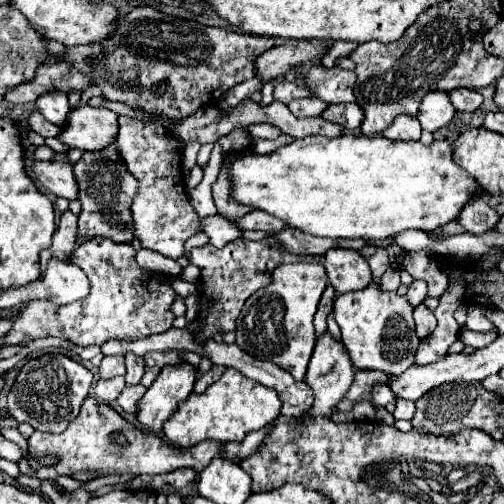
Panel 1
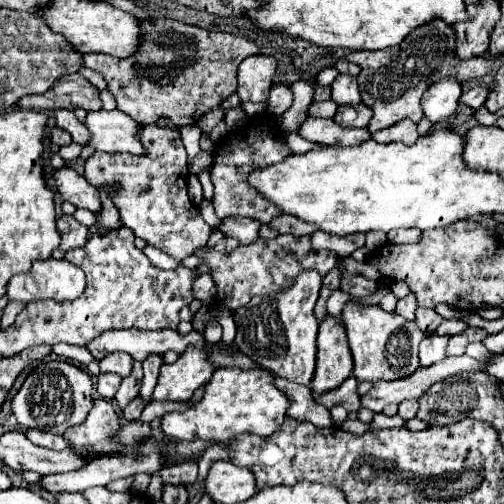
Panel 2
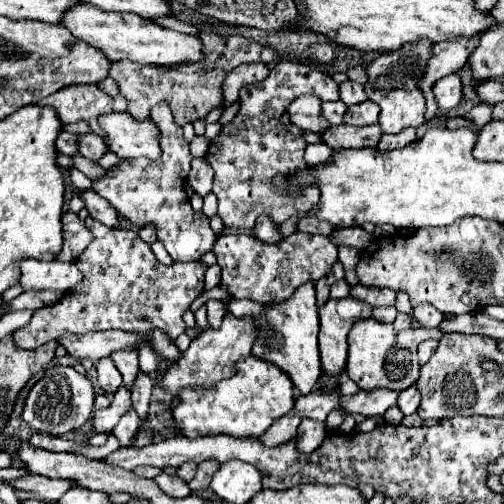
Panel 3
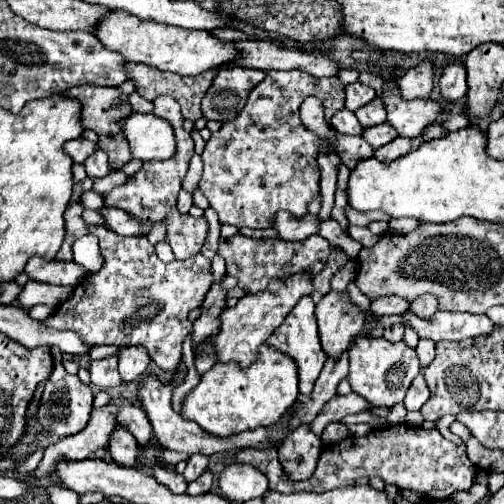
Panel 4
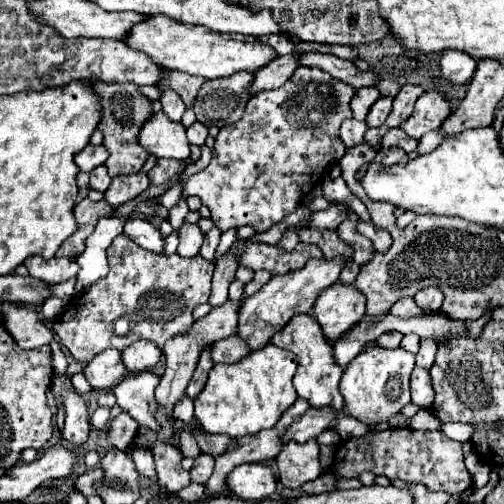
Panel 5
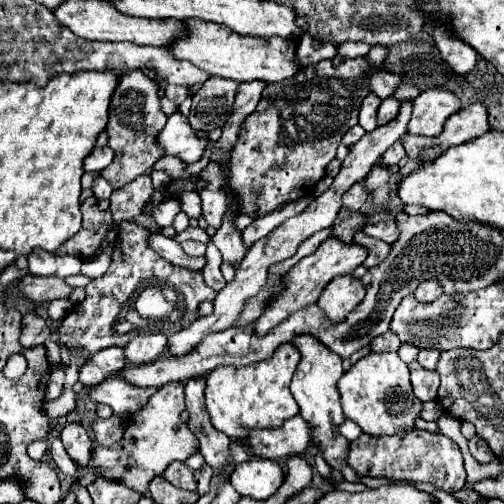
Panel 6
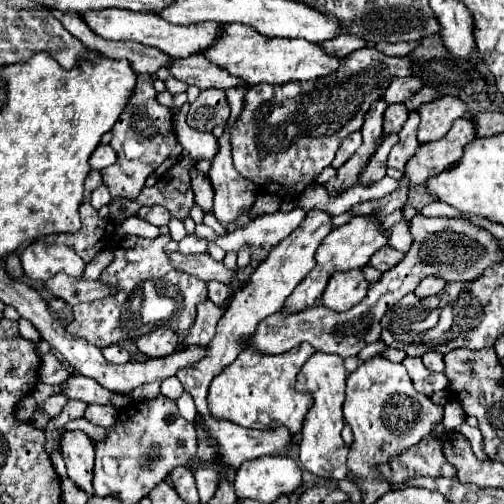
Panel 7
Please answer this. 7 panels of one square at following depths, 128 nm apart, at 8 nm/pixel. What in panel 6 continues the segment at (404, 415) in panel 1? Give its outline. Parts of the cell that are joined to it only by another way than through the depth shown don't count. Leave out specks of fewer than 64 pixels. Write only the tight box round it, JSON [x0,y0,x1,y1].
[408,362,440,402]

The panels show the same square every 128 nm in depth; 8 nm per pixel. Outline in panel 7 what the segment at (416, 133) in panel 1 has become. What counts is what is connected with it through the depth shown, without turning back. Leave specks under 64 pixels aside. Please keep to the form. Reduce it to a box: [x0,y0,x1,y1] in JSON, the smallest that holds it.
[388,112,420,170]

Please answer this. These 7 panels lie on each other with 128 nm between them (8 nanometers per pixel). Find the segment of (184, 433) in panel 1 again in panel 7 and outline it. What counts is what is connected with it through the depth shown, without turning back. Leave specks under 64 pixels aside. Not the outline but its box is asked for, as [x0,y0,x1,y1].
[208,342,316,434]

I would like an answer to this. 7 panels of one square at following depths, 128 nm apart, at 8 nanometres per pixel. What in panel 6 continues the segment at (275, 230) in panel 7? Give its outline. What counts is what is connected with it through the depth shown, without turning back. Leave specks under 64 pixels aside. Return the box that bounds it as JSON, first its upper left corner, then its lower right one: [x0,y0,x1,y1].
[184,228,212,244]

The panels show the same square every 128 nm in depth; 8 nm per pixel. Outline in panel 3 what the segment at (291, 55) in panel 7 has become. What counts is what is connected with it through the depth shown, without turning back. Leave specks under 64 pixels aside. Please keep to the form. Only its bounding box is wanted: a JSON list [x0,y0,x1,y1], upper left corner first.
[64,2,204,66]

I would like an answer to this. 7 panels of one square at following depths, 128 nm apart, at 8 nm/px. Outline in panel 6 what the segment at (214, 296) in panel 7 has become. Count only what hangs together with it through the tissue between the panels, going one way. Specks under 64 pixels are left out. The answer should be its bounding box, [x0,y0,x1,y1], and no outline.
[202,242,226,292]

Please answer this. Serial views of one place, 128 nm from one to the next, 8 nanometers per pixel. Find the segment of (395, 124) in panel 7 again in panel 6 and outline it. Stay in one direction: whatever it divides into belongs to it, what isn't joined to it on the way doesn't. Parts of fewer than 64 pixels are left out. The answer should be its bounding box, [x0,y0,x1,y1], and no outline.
[378,96,400,126]

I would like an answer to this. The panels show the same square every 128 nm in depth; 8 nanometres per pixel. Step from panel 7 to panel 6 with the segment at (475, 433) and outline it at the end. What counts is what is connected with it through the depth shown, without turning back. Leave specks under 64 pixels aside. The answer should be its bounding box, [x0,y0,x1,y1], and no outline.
[468,434,494,464]

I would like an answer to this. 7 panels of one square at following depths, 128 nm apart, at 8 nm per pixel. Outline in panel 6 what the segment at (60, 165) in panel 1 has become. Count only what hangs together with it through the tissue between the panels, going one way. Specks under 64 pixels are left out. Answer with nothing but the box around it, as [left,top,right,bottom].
[148,232,206,272]

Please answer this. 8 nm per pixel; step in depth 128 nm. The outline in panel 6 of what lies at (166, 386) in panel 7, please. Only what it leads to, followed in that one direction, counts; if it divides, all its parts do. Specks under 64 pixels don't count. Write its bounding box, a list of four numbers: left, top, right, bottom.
[90,378,157,416]

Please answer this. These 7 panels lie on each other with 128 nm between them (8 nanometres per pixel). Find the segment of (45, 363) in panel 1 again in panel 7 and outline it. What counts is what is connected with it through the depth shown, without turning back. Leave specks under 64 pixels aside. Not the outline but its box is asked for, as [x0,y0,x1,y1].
[60,432,94,496]

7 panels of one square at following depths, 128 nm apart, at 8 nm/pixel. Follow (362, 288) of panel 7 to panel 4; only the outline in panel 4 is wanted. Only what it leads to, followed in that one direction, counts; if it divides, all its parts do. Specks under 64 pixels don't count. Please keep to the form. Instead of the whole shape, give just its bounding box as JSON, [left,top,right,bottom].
[316,290,364,356]

